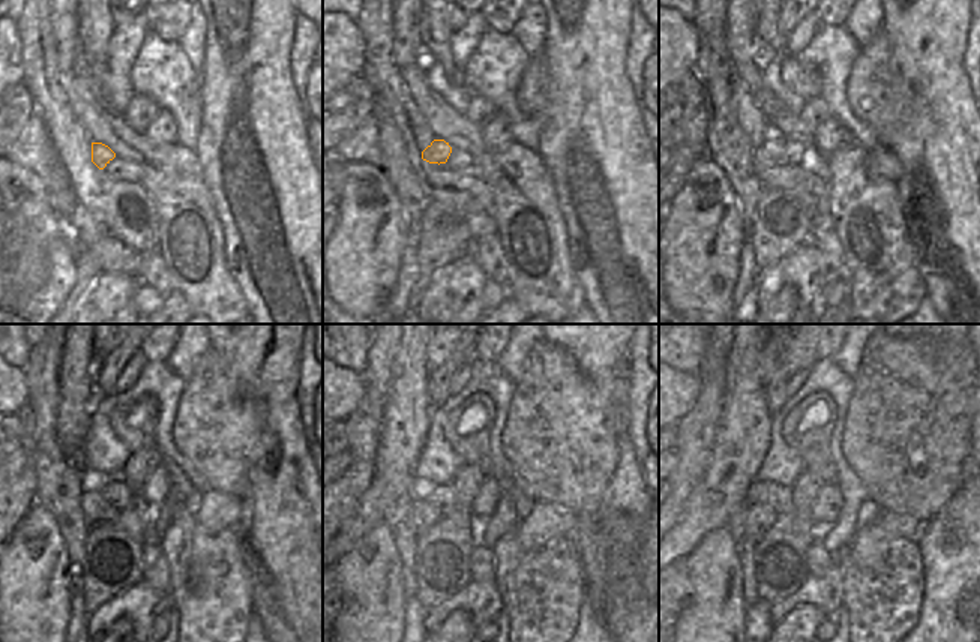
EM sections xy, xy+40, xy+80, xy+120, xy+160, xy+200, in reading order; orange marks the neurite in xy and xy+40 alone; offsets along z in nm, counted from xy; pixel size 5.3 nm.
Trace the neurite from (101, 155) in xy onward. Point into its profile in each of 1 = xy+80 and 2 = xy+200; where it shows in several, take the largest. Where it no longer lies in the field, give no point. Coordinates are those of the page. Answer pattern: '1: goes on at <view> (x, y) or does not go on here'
1: goes on at xy+80 (766, 156)
2: goes on at xy+200 (758, 518)

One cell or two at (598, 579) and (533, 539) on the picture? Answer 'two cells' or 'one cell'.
two cells

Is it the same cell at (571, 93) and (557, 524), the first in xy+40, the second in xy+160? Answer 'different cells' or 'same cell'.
different cells

